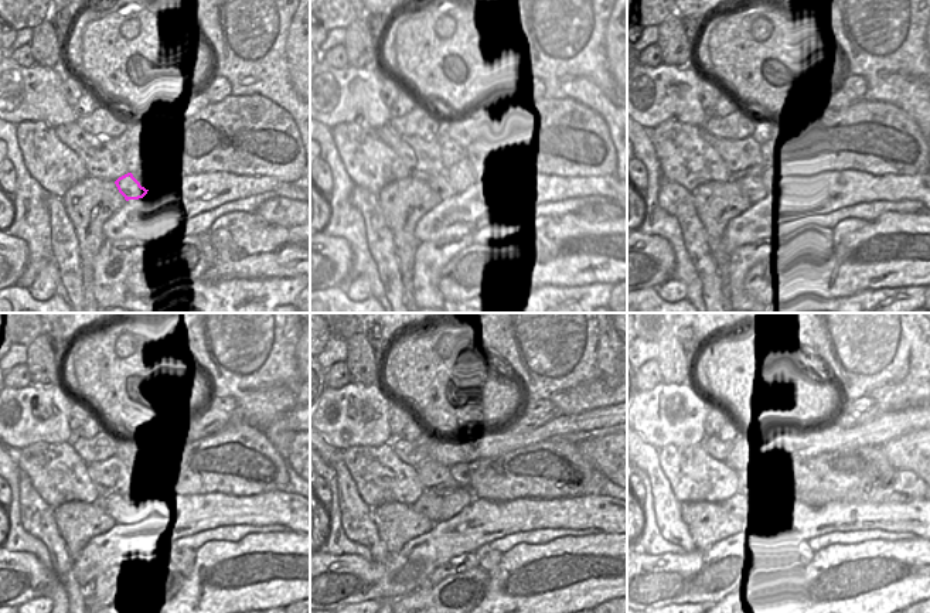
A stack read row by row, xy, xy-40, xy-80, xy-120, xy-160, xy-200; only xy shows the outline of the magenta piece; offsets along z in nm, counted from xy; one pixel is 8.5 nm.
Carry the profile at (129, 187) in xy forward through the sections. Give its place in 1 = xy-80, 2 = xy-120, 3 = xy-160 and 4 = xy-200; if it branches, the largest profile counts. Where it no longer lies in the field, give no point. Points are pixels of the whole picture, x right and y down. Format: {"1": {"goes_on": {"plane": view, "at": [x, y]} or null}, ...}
{"1": {"goes_on": {"plane": "xy-80", "at": [753, 187]}}, "2": {"goes_on": {"plane": "xy-120", "at": [118, 507]}}, "3": {"goes_on": {"plane": "xy-160", "at": [429, 504]}}, "4": {"goes_on": {"plane": "xy-200", "at": [741, 504]}}}

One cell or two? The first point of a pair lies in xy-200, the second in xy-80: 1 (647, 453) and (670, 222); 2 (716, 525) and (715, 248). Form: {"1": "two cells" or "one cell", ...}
{"1": "two cells", "2": "one cell"}

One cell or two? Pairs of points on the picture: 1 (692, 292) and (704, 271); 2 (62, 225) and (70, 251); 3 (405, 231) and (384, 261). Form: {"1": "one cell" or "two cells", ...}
{"1": "two cells", "2": "one cell", "3": "two cells"}

